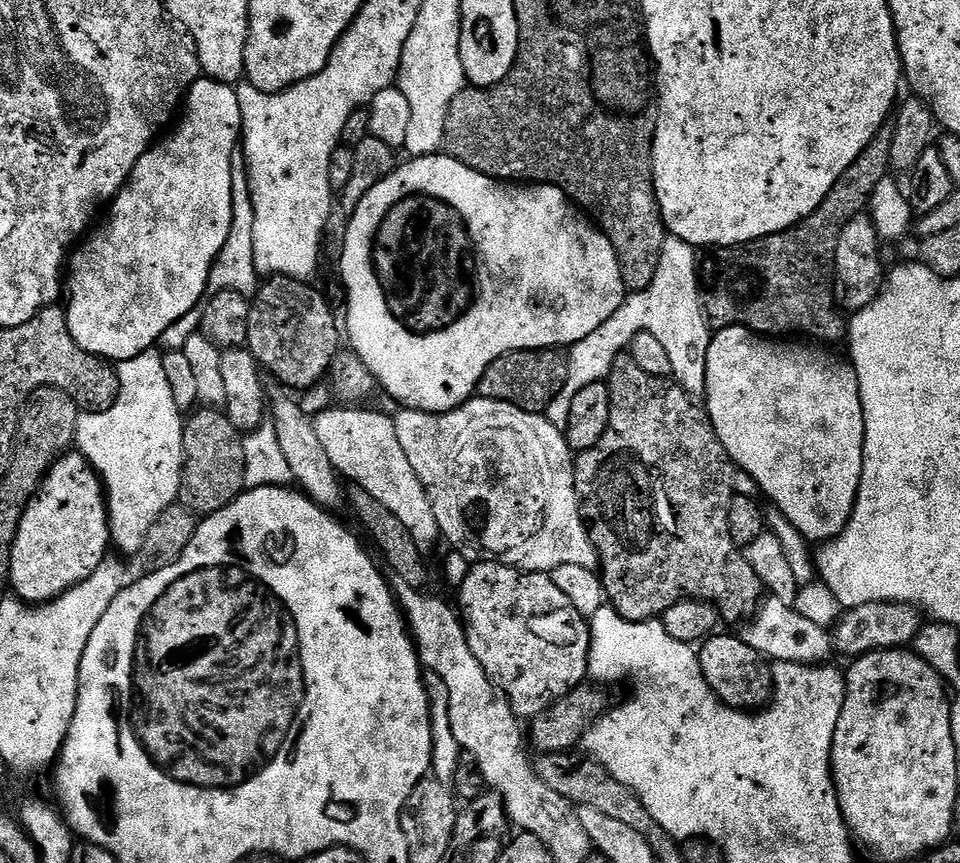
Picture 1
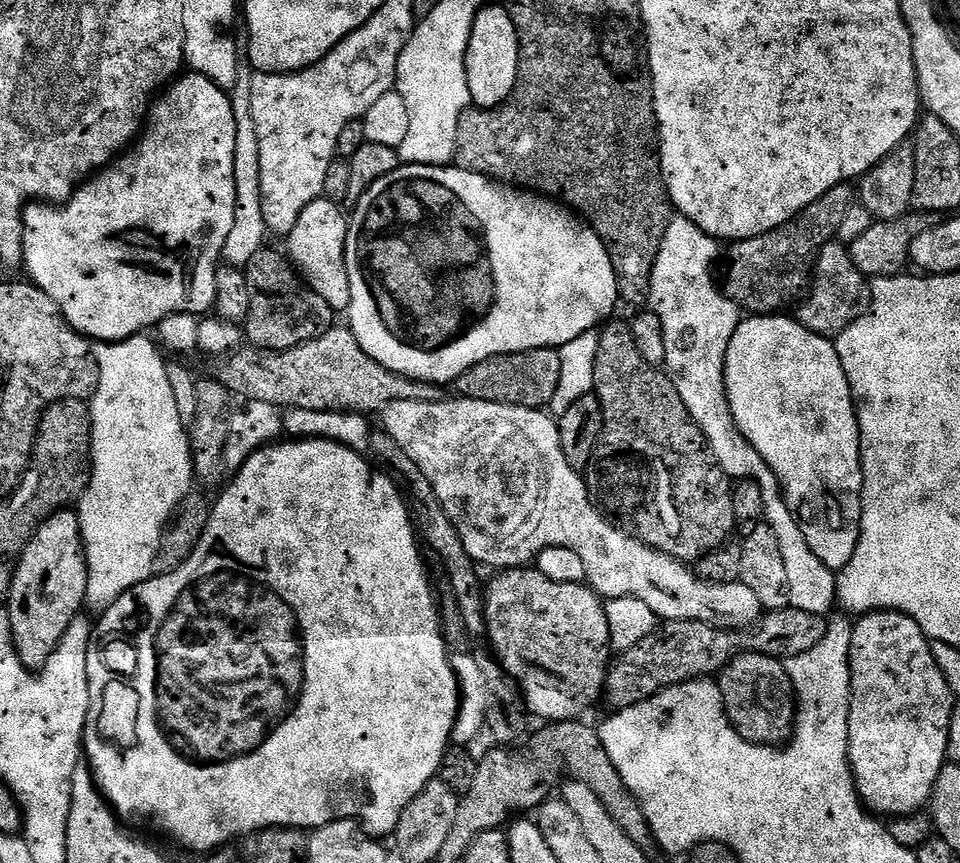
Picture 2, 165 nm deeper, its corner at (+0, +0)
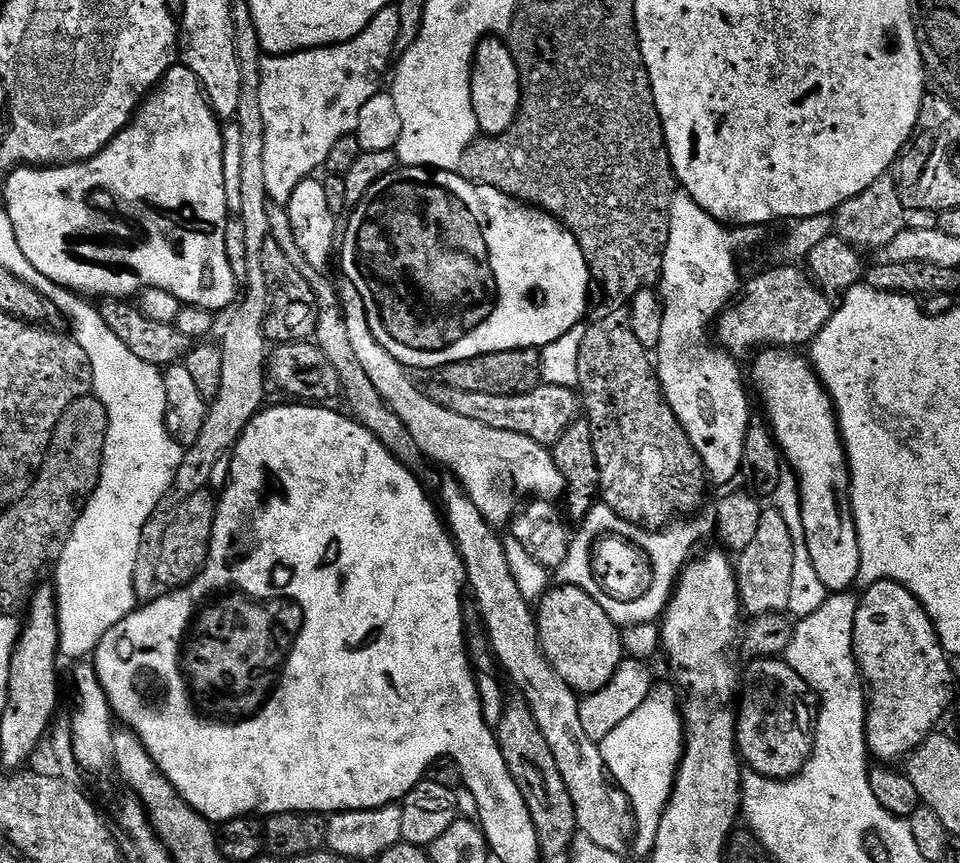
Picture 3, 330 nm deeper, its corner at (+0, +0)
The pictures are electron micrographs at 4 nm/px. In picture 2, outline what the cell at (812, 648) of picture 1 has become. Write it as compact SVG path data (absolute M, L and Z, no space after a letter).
M445 398L438 402L394 402L389 408L384 409L382 413L382 419L384 419L382 428L383 431L390 434L390 438L394 438L394 442L398 442L398 446L402 446L402 450L407 456L414 458L418 470L422 470L422 474L426 474L426 478L430 478L430 486L434 486L434 494L438 494L438 502L442 502L446 514L450 514L454 526L462 538L462 546L466 546L466 554L470 554L470 558L475 560L477 565L484 567L485 564L488 568L496 568L492 570L519 568L531 565L535 561L536 555L542 550L553 548L554 546L566 546L570 550L574 550L574 554L578 554L578 558L582 558L582 562L586 566L586 574L588 575L587 583L592 591L605 601L633 596L642 602L646 602L646 606L650 606L650 610L654 610L654 614L664 622L670 620L697 620L698 622L712 624L715 628L748 630L759 621L762 609L757 595L754 594L754 590L750 590L750 586L739 582L734 584L715 584L709 580L701 580L685 561L675 560L673 556L667 556L664 552L659 552L650 546L646 546L641 540L636 540L634 537L629 536L627 532L623 532L621 528L617 528L611 520L607 519L604 513L592 503L592 498L588 494L588 485L585 477L581 473L575 472L570 466L570 462L566 462L566 454L562 454L562 446L560 445L559 423L547 411L539 408L506 406L498 402L482 402L481 400L465 400L463 398L455 399Z

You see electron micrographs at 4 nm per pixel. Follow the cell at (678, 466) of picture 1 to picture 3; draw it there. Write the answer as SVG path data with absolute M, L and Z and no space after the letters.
M627 310L603 313L587 329L583 329L578 346L578 382L576 388L592 437L594 458L600 475L599 499L626 522L640 530L660 530L677 519L676 512L692 512L704 500L706 473L700 456L694 450L682 422L670 410L649 349L638 342L630 330Z

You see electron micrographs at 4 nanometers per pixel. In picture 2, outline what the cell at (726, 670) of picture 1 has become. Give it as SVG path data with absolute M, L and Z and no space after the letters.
M740 652L718 673L718 683L728 721L742 739L769 746L780 746L792 739L797 695L783 659L757 652Z

